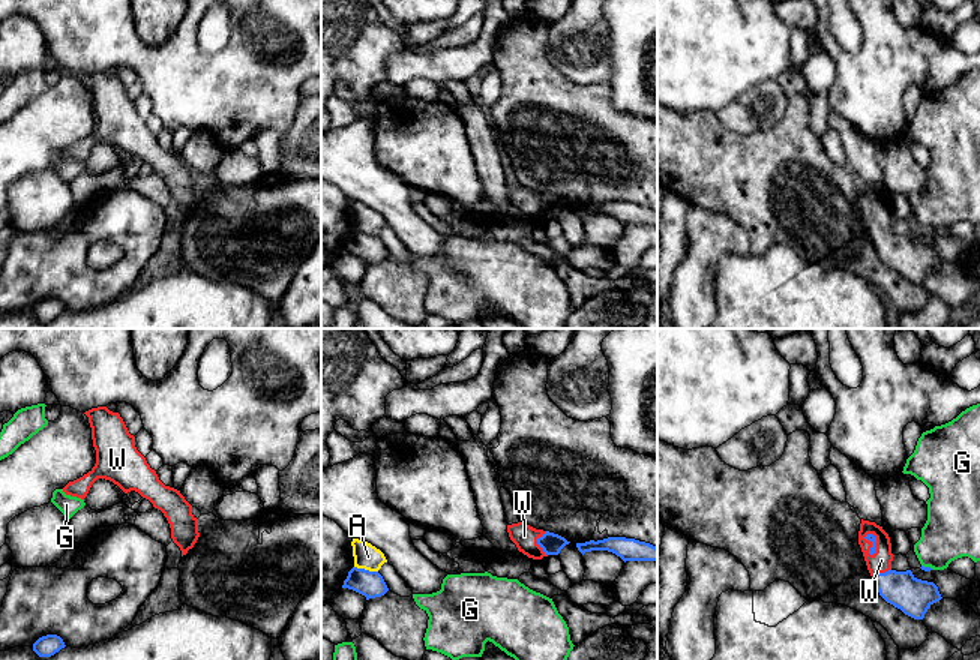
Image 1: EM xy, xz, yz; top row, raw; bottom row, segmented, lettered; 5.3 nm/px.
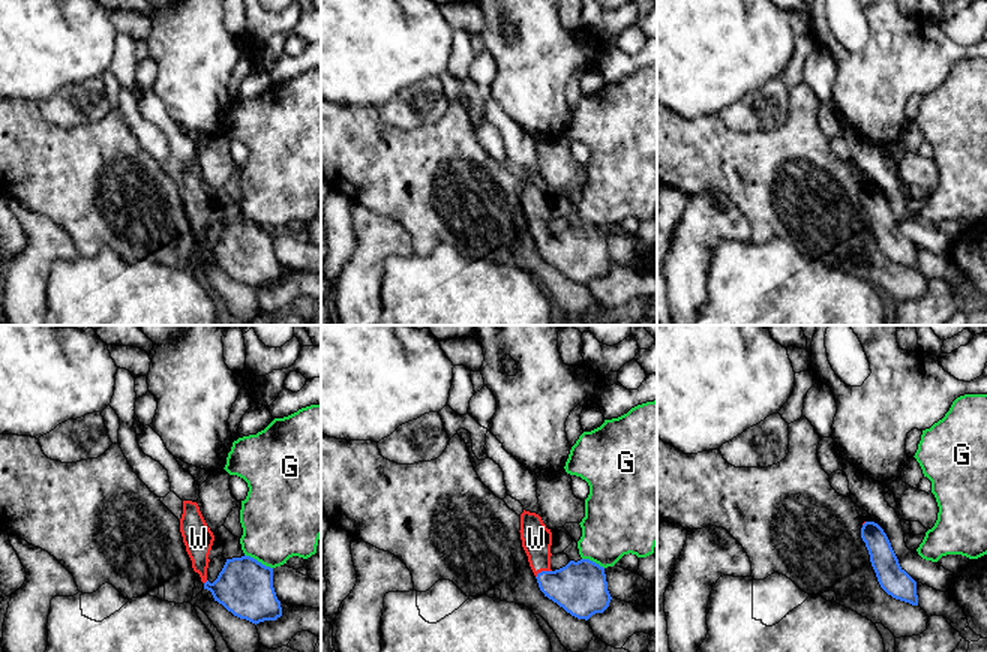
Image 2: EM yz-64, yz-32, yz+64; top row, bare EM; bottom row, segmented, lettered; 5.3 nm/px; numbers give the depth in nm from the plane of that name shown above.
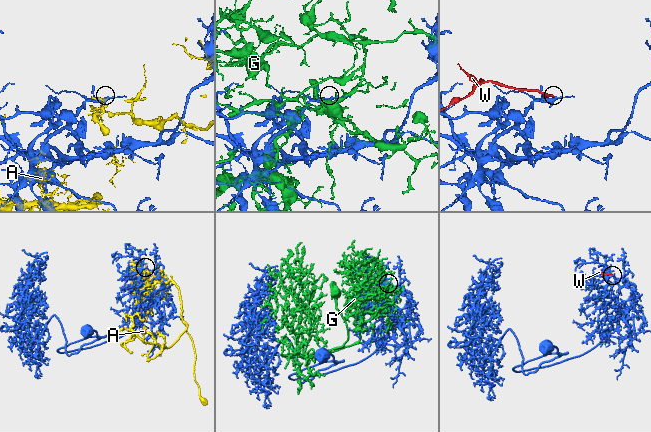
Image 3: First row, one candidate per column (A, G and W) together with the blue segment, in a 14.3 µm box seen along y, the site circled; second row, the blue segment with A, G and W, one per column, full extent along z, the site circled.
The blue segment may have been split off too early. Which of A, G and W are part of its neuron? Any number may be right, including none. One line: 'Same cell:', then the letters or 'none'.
Same cell: W

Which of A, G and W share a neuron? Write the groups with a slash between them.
A / G / W

